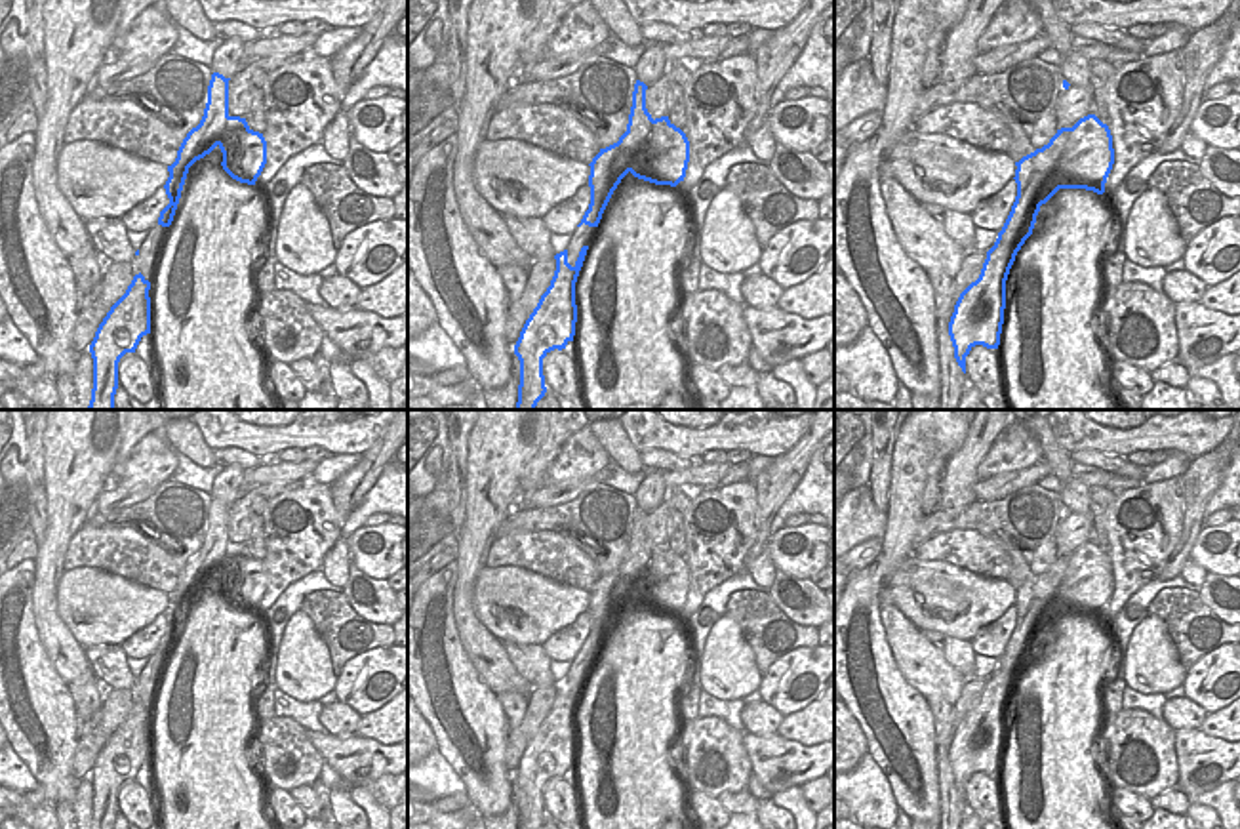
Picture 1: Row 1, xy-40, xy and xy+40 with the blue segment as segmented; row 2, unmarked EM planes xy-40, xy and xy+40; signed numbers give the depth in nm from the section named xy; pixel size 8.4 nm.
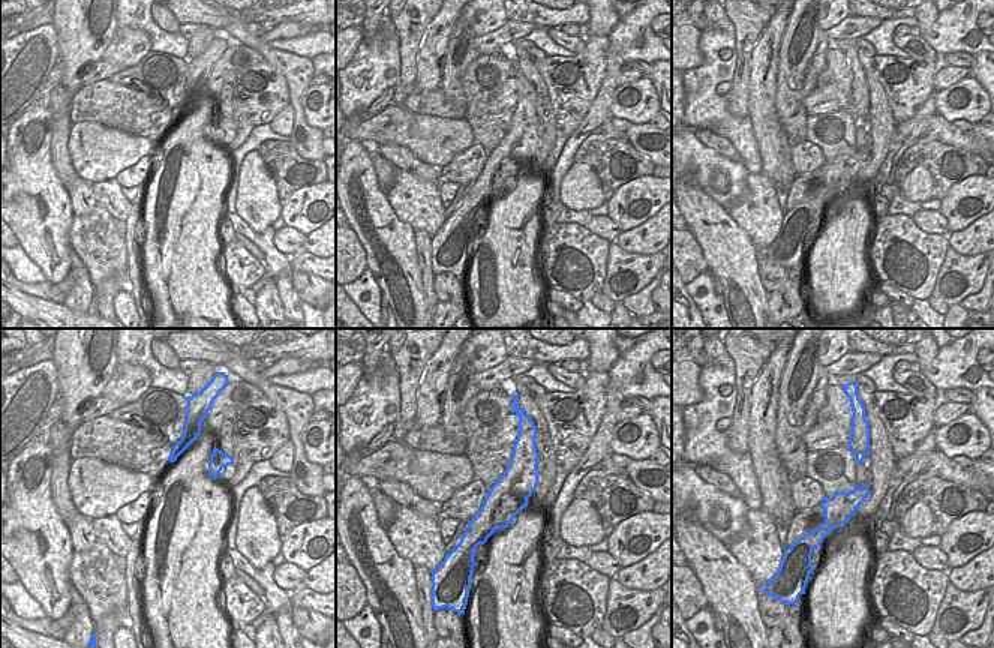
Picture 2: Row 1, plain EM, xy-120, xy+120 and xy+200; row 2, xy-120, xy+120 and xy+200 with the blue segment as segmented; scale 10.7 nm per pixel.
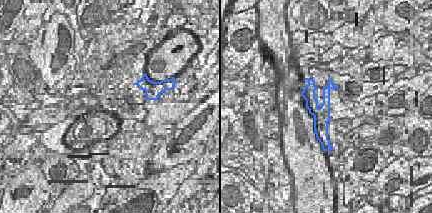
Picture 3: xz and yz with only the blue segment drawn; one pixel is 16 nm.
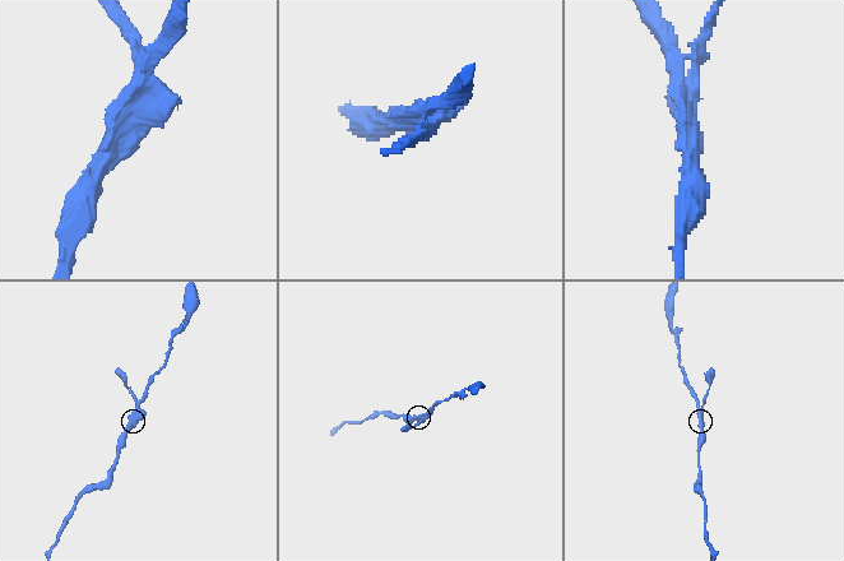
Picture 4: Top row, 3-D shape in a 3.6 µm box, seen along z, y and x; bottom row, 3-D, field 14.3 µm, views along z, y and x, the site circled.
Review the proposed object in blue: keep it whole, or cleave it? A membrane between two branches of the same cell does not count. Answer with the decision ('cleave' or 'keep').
cleave

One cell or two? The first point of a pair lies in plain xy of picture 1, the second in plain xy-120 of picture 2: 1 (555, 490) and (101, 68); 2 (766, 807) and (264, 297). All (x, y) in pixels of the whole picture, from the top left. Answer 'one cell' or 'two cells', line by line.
1: one cell
2: two cells

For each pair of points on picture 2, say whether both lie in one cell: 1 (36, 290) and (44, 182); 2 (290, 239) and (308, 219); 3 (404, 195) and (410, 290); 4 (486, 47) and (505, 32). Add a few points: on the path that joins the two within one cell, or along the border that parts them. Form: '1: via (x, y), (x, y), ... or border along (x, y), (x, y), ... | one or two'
1: border along (47, 279), (53, 284) | two
2: border along (285, 224), (305, 236) | two
3: border along (384, 194), (393, 212), (413, 230) | two
4: via (491, 42), (501, 36) | one

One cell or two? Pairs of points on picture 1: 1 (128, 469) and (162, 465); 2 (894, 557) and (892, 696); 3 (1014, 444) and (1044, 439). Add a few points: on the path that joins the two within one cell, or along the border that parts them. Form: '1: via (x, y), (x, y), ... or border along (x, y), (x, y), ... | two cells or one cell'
1: via (136, 469), (155, 465) | one cell
2: border along (867, 568), (880, 572), (884, 587) | two cells
3: border along (1025, 429), (1039, 444), (1042, 460) | two cells

